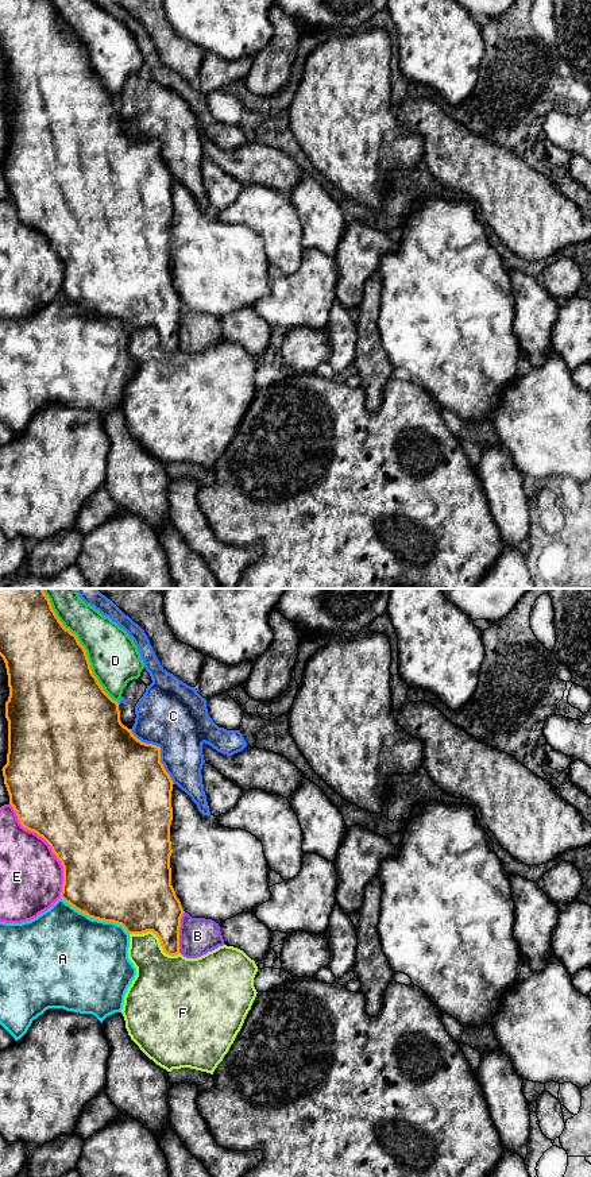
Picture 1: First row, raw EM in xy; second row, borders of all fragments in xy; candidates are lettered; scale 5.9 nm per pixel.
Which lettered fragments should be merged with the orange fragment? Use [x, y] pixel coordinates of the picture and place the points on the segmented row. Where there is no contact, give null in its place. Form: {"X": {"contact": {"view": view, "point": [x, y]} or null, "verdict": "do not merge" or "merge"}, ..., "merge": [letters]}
{"A": {"contact": {"view": "xy", "point": [96, 918]}, "verdict": "do not merge"}, "B": {"contact": {"view": "xy", "point": [178, 932]}, "verdict": "do not merge"}, "C": {"contact": {"view": "xy", "point": [159, 751]}, "verdict": "do not merge"}, "D": {"contact": {"view": "xy", "point": [81, 645]}, "verdict": "merge"}, "E": {"contact": {"view": "xy", "point": [50, 846]}, "verdict": "do not merge"}, "F": {"contact": {"view": "xy", "point": [158, 937]}, "verdict": "do not merge"}, "merge": ["D"]}

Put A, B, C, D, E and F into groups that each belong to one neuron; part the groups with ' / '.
A / B F / C / D / E

